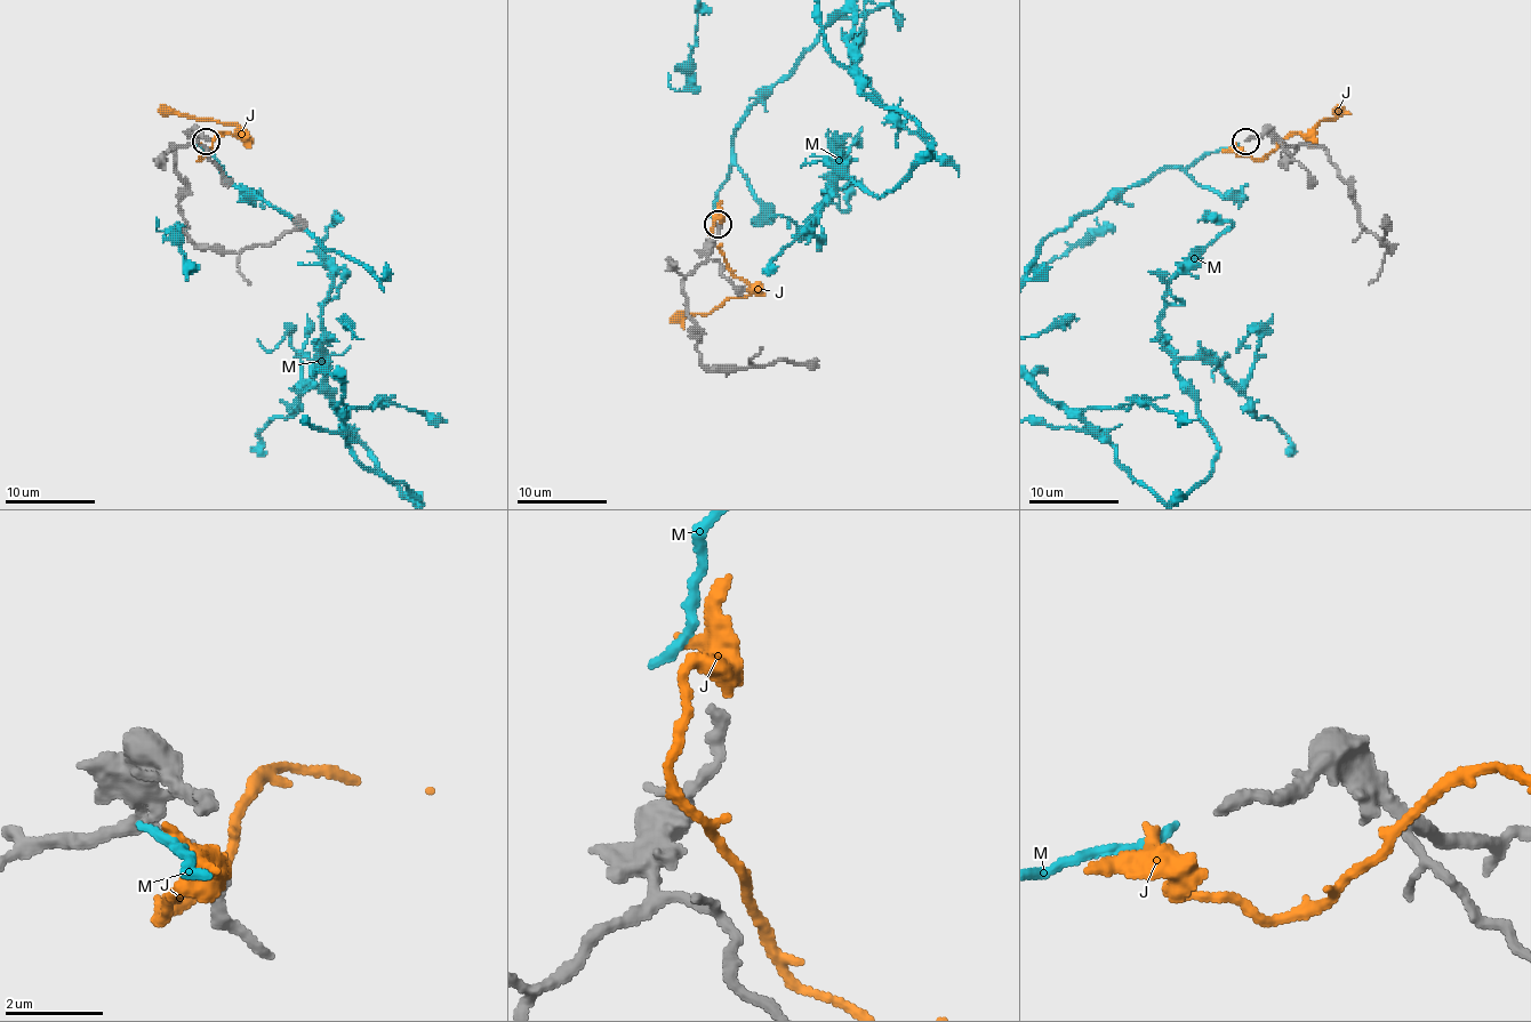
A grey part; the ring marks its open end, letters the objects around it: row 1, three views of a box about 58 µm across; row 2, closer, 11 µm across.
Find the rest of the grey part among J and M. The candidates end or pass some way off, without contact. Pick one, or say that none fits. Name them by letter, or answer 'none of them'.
none of them

